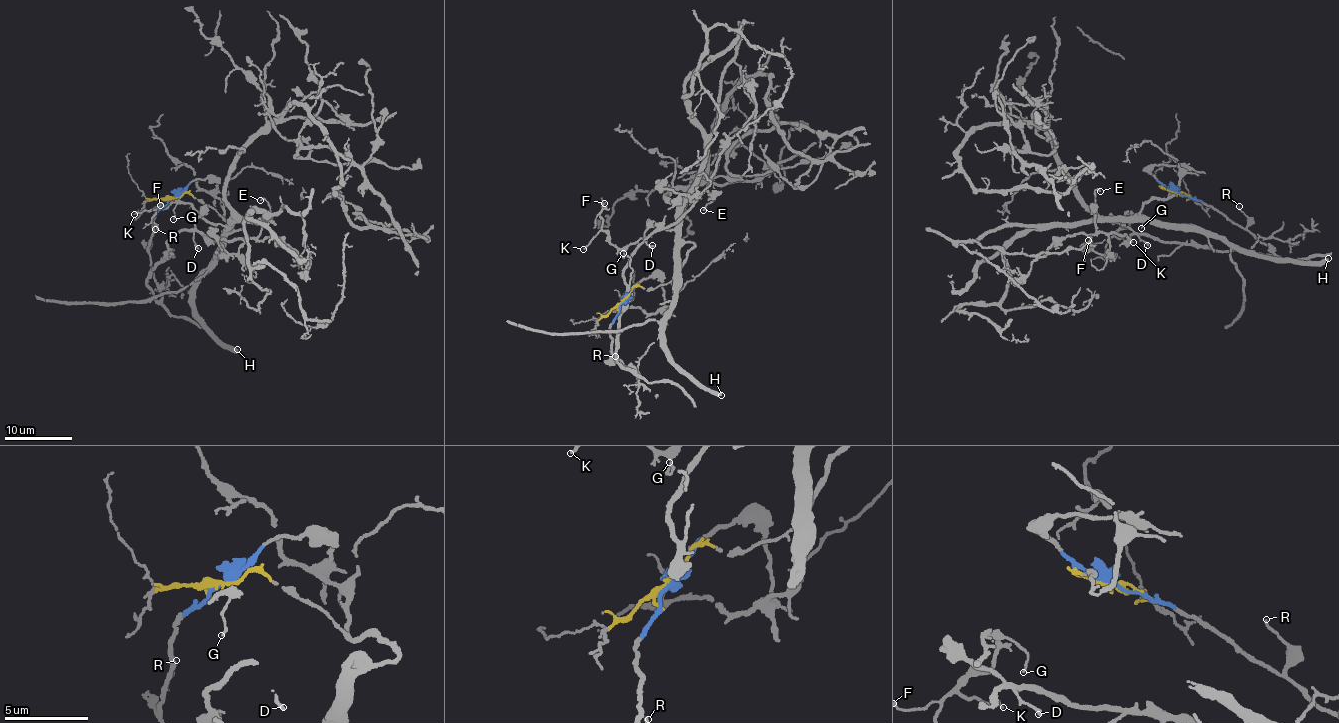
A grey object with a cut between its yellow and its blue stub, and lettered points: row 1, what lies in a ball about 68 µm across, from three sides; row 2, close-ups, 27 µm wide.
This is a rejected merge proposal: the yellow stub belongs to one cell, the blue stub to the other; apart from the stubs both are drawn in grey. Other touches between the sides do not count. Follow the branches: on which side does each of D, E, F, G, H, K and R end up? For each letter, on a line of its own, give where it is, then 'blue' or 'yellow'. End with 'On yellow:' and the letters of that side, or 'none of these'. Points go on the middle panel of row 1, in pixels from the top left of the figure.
D: at (652, 245); blue
E: at (703, 210); blue
F: at (604, 203); yellow
G: at (623, 253); yellow
H: at (721, 395); yellow
K: at (583, 249); yellow
R: at (615, 356); blue
On yellow: F, G, H, K

